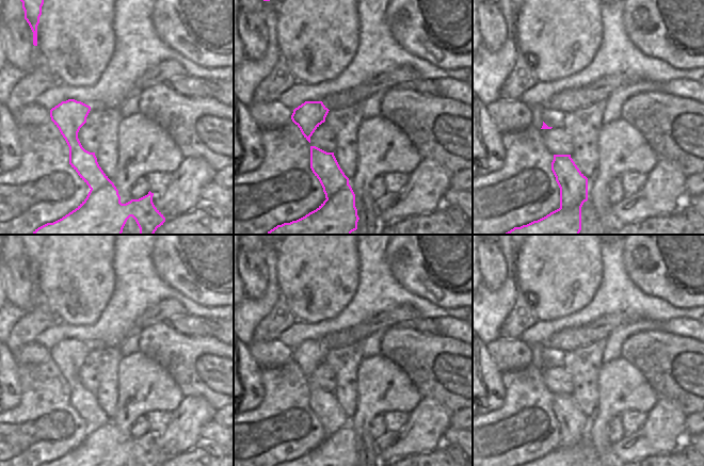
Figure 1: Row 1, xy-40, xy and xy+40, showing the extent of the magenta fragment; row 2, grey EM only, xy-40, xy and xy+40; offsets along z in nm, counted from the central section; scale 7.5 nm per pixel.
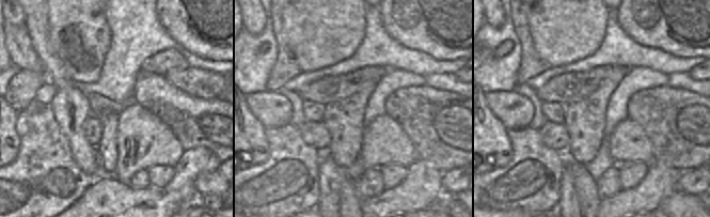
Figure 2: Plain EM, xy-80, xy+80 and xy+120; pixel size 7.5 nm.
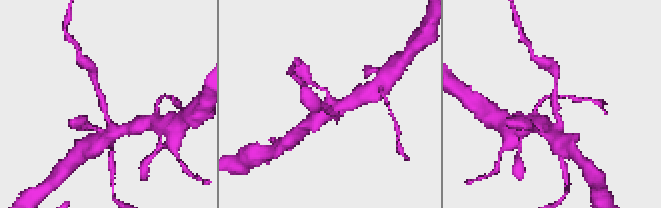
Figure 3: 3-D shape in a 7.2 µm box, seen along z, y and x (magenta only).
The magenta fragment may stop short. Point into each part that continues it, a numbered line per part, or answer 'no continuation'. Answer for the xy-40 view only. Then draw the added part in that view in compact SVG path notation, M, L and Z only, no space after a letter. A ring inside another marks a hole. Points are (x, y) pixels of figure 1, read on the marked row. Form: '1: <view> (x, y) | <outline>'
no continuation

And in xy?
no continuation

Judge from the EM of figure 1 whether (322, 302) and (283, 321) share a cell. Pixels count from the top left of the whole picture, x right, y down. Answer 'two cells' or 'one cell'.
two cells

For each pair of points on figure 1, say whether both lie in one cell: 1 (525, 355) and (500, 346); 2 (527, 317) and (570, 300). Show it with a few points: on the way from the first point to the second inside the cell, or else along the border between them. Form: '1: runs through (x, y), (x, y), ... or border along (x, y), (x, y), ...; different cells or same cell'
1: runs through (518, 355), (507, 352); same cell
2: border along (521, 292), (539, 320); different cells

